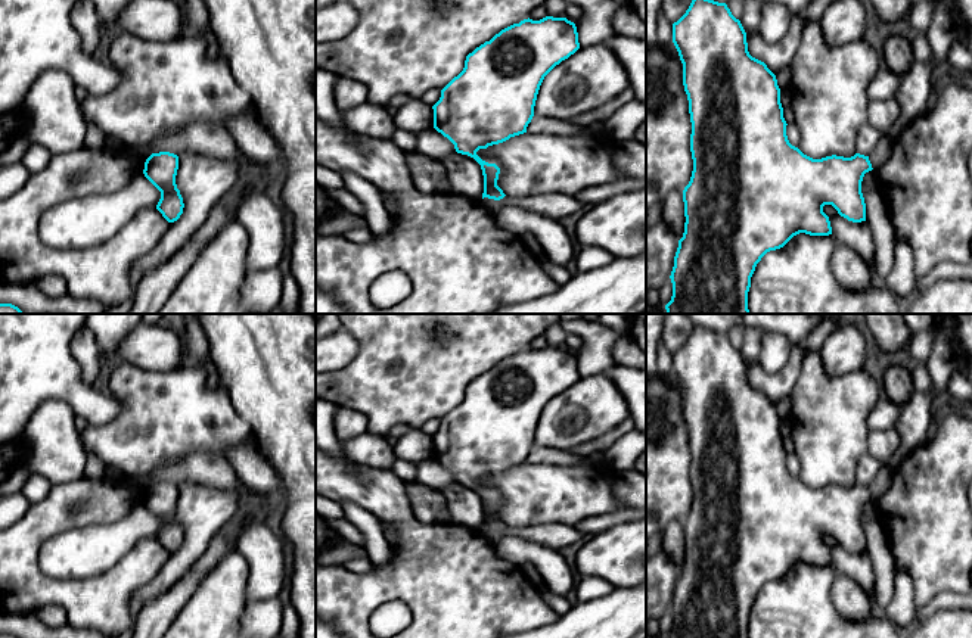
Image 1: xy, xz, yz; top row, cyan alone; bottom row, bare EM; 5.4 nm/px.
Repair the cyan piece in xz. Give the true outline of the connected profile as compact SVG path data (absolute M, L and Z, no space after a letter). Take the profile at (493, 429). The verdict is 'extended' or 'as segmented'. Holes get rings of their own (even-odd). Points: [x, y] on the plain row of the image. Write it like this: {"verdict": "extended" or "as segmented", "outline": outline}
{"verdict": "as segmented", "outline": "M553 346L540 351L528 348L501 360L469 383L463 401L441 420L440 430L432 436L434 458L454 474L457 483L468 485L481 495L482 529L500 530L506 525L497 516L500 498L482 491L476 482L527 463L544 407L578 379L574 352Z"}

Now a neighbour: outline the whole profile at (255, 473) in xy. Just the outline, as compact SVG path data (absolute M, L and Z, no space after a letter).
M239 445L226 455L232 469L242 483L255 494L267 495L270 492L283 492L283 485L264 460L260 449L252 445Z

